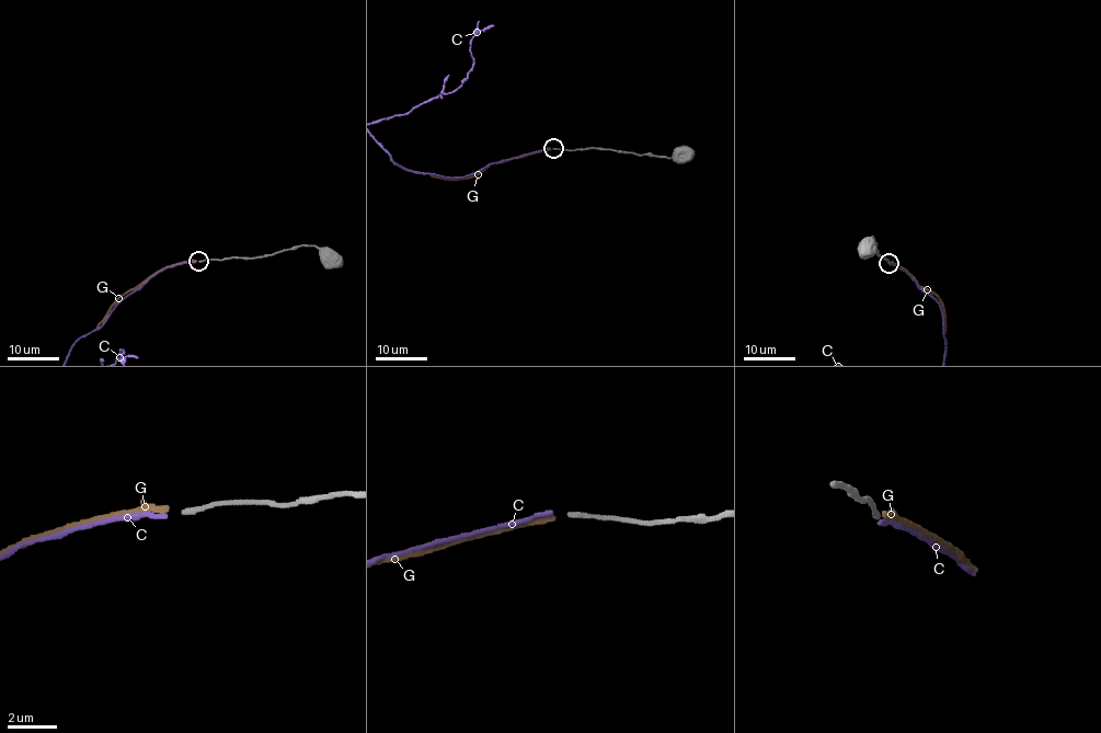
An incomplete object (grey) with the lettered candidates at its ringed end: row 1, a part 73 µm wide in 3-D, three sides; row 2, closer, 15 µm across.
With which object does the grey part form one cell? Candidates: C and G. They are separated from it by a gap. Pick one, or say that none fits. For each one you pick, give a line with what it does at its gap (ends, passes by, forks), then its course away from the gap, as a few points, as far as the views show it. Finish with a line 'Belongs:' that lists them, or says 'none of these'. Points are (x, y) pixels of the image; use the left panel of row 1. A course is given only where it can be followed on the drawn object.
C: it ends
Belongs: C

